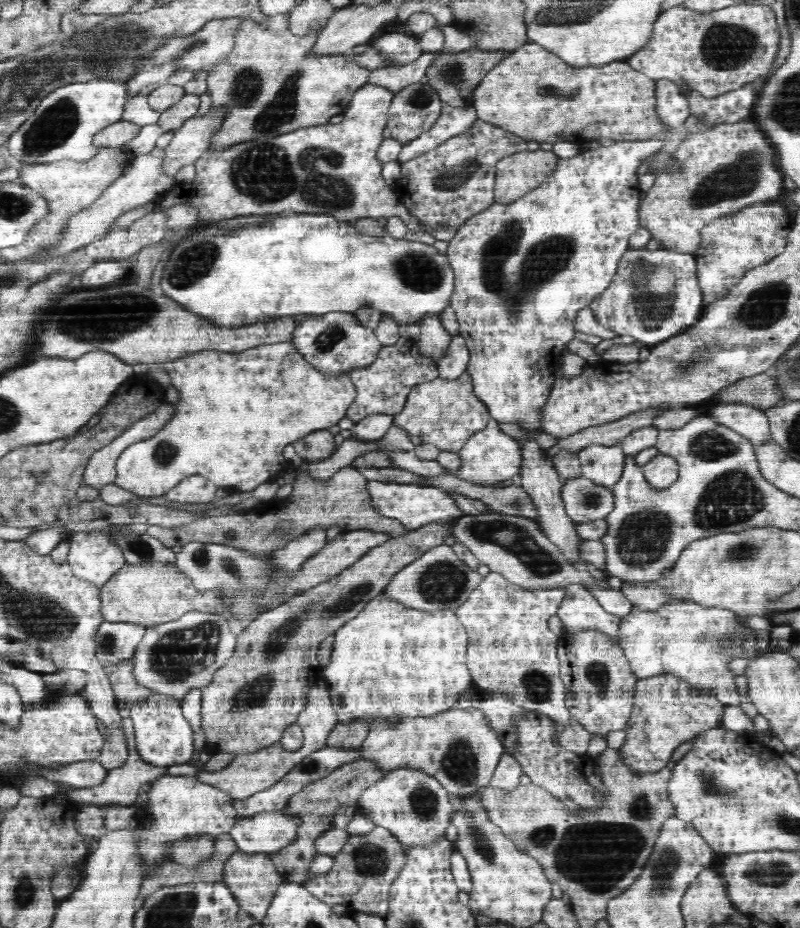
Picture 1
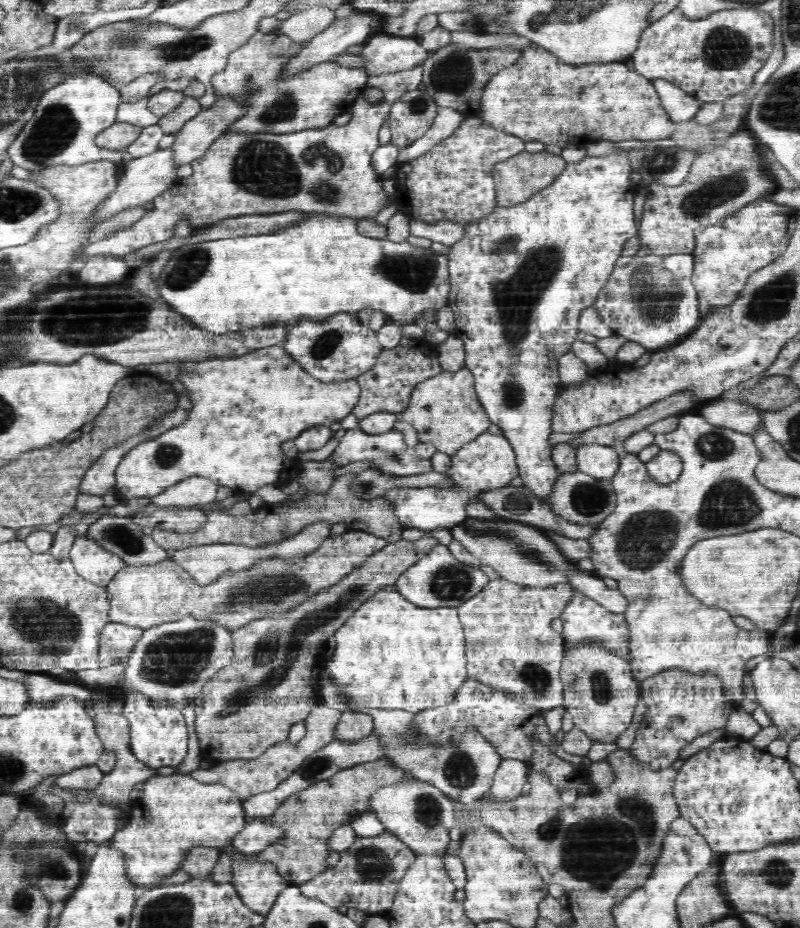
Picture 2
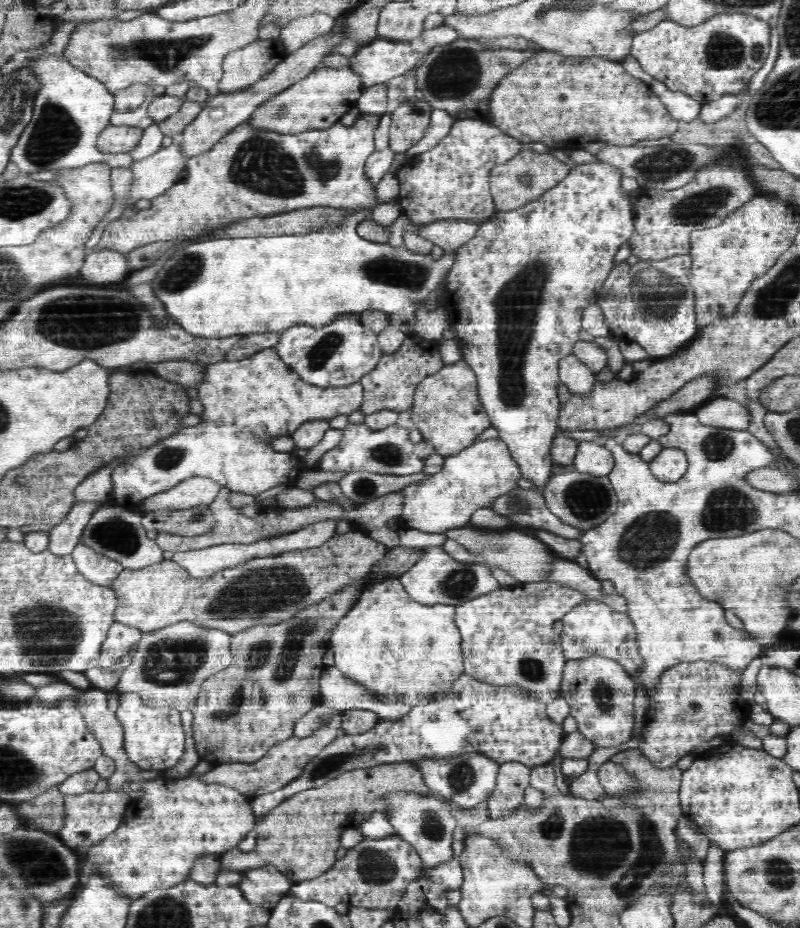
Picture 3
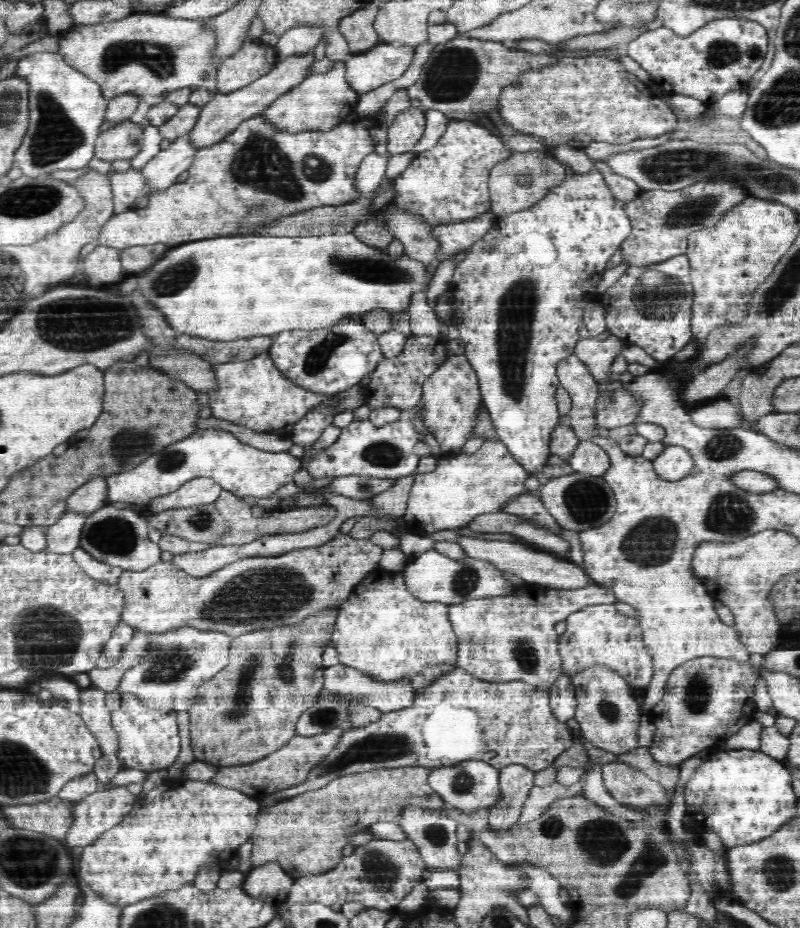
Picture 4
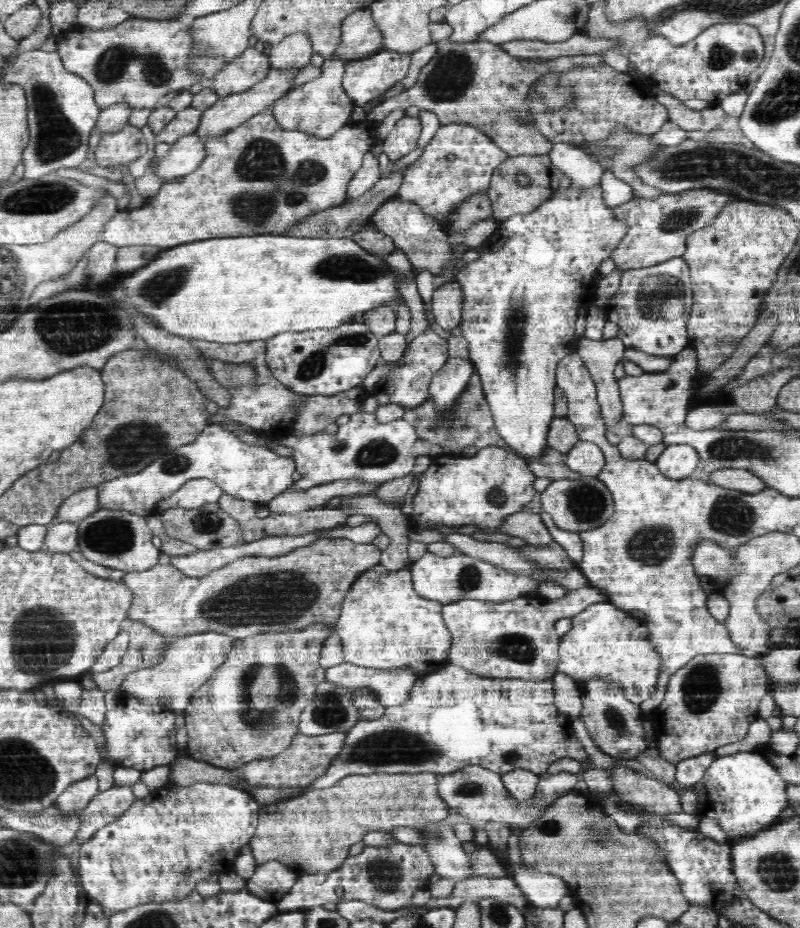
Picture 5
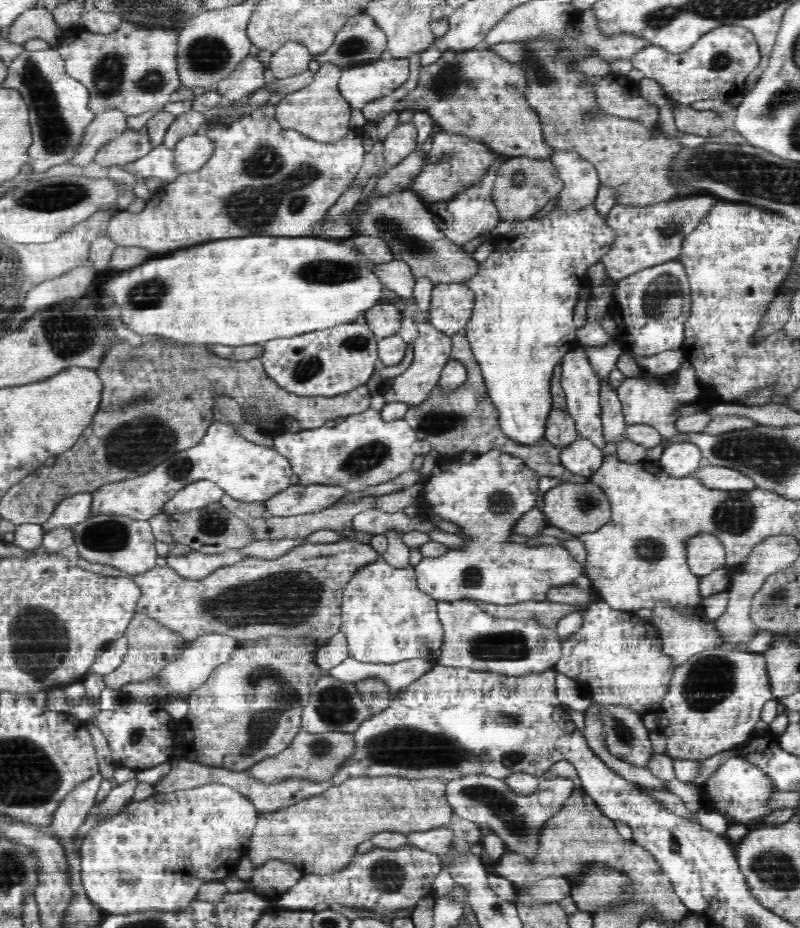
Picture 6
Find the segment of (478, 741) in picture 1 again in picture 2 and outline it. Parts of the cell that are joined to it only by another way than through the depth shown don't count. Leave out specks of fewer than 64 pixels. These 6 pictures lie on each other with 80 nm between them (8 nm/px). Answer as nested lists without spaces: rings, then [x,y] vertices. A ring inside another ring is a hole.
[[[364,710],[373,720],[373,727],[370,738],[374,739],[375,746],[378,747],[378,760],[390,763],[390,767],[400,769],[410,776],[417,777],[418,780],[428,780],[436,784],[442,792],[453,800],[460,802],[478,802],[493,782],[494,774],[503,755],[497,751],[497,745],[477,728],[477,724],[463,719],[456,725],[457,731],[451,735],[446,735],[443,739],[436,733],[425,732],[420,724],[417,724],[415,715],[404,711],[374,711]]]

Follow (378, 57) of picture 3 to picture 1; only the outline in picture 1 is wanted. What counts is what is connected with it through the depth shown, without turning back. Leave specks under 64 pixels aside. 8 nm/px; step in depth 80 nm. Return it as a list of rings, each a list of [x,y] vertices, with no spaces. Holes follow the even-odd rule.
[[[388,32],[371,46],[394,55],[397,58],[397,64],[400,65],[416,60],[423,52],[417,45],[416,37],[408,32]]]

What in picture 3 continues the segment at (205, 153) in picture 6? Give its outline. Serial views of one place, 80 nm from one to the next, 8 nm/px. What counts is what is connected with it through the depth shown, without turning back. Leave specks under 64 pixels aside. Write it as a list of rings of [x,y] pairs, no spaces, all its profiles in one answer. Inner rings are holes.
[[[177,140],[144,160],[134,161],[131,165],[134,184],[128,196],[128,206],[134,207],[137,200],[151,201],[166,193],[182,179],[188,159]]]

